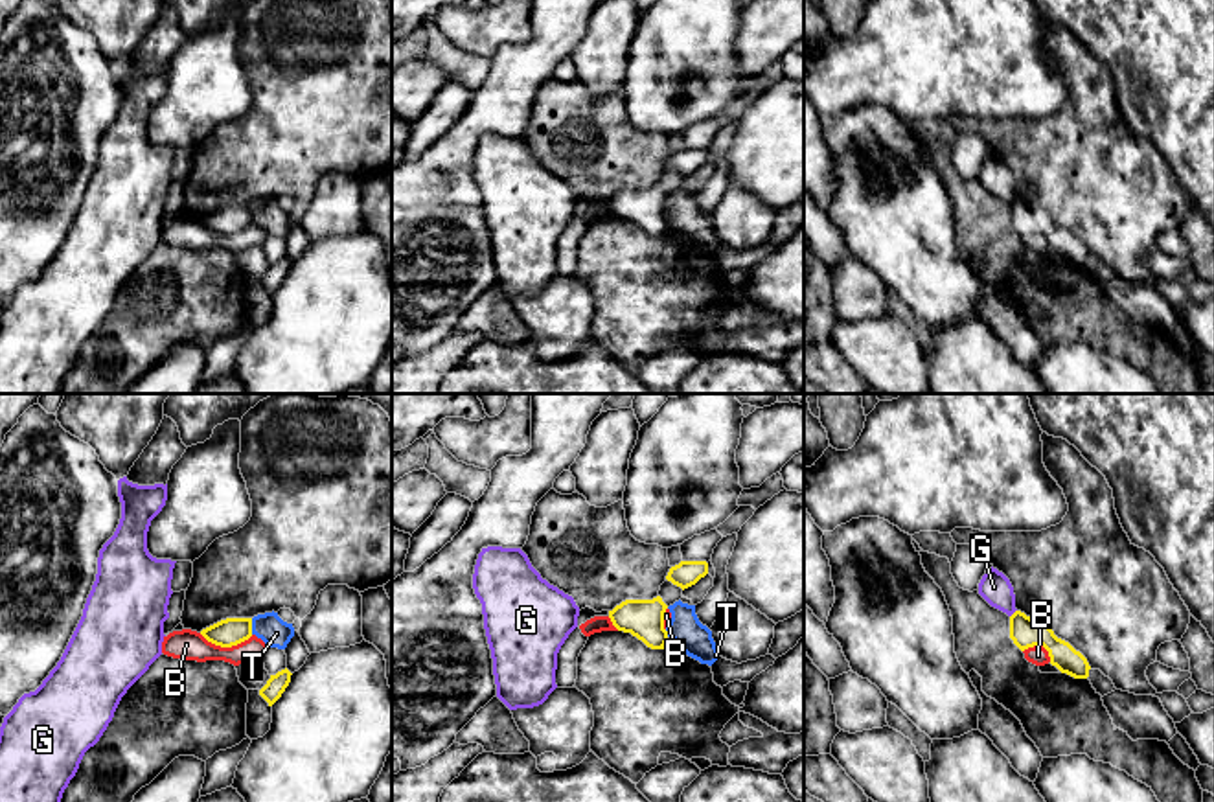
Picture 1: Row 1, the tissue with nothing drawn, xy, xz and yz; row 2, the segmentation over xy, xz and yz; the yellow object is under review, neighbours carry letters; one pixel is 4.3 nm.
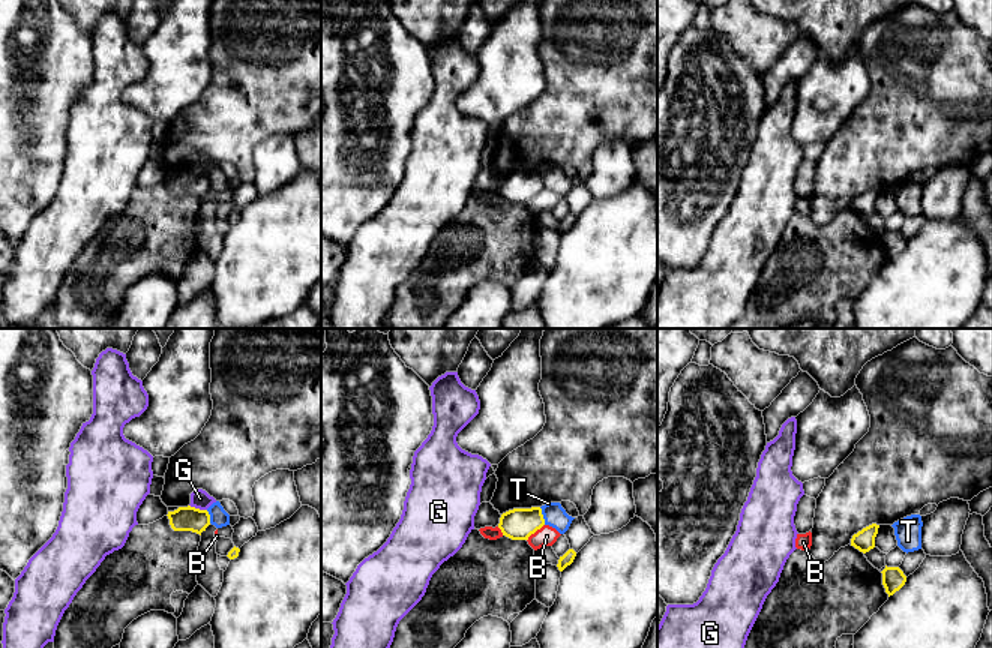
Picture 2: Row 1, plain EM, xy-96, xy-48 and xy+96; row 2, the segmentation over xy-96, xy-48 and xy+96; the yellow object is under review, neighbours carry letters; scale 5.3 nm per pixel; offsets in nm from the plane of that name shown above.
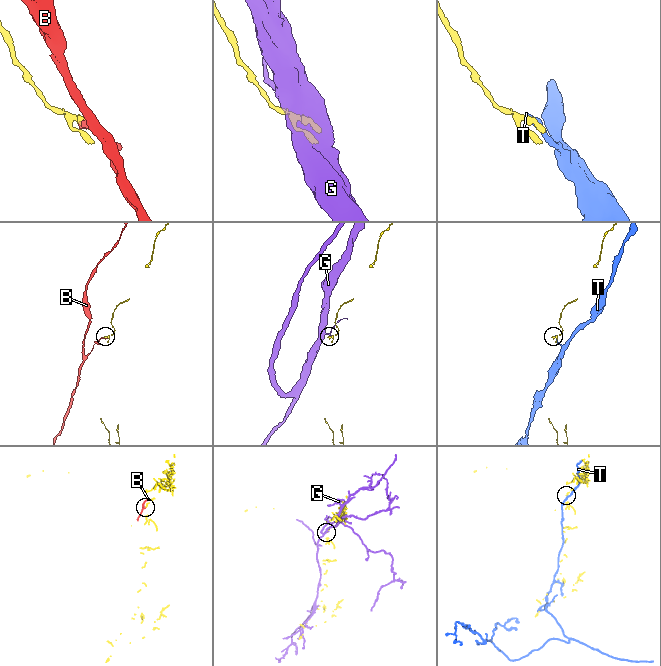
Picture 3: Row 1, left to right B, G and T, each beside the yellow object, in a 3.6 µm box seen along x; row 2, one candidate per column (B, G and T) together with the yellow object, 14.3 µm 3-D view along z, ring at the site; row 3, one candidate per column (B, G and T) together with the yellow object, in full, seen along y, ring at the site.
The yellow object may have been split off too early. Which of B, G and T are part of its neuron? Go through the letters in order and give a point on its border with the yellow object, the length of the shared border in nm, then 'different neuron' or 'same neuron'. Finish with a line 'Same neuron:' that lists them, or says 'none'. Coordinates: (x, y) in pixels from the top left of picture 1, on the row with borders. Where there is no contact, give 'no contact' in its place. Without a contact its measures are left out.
B: contact xy (227, 646); length 240 nm; different neuron
G: contact yz (1014, 613); length 50 nm; different neuron
T: contact xy (251, 626); length 70 nm; different neuron
Same neuron: none

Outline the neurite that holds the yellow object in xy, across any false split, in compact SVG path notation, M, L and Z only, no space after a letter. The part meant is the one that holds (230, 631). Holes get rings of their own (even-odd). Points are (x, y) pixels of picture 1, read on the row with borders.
M226 618L202 629L200 635L215 646L232 647L252 636L252 618Z

